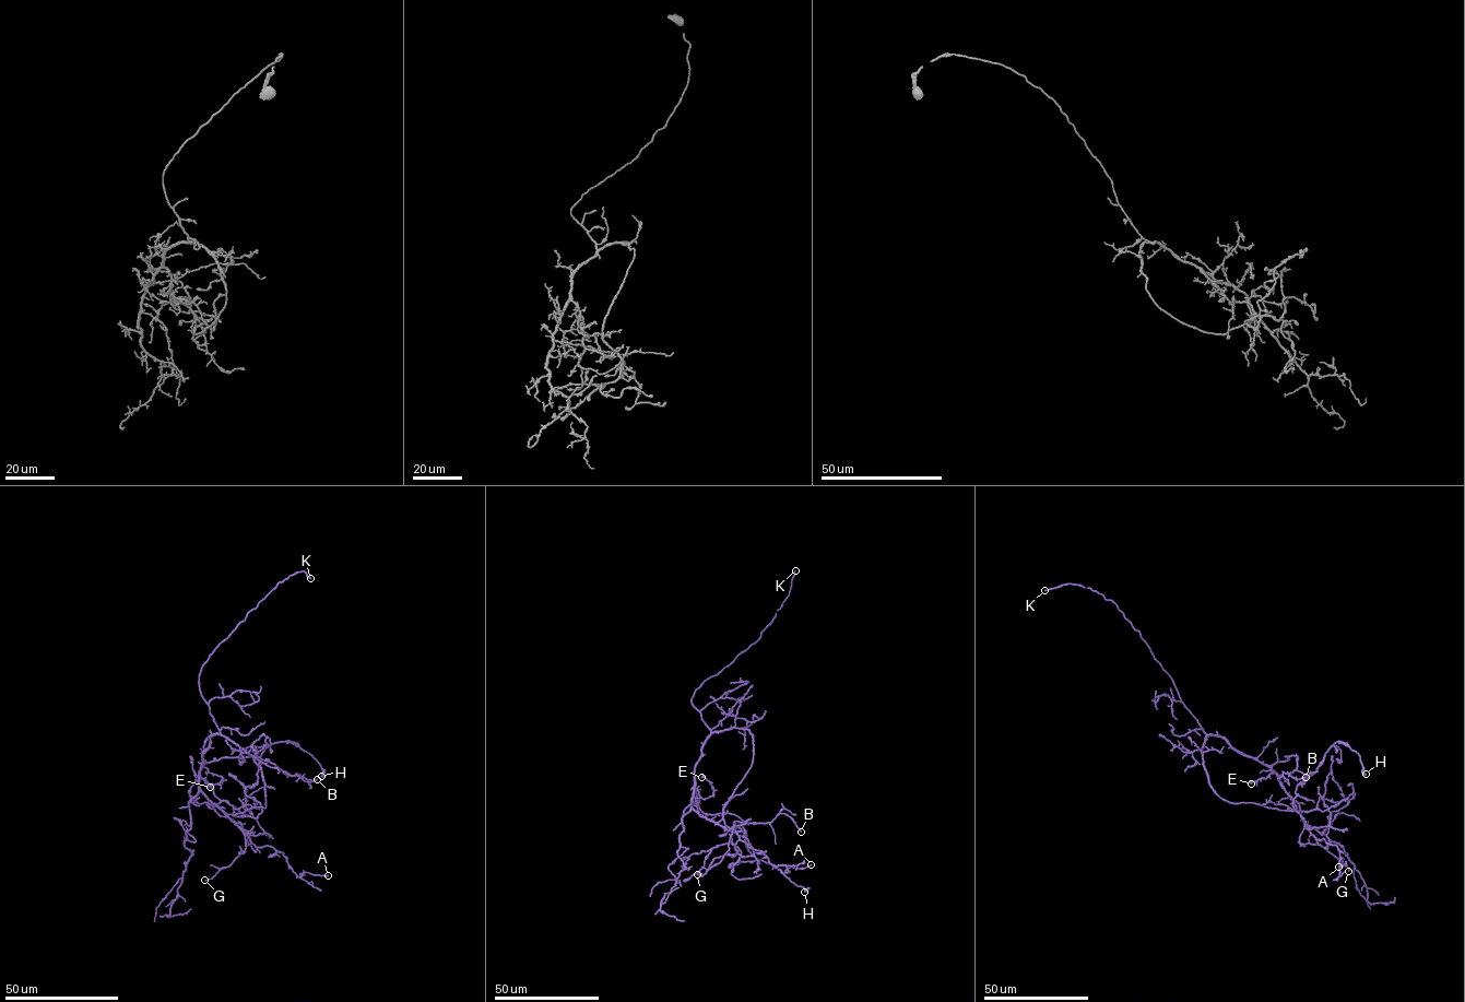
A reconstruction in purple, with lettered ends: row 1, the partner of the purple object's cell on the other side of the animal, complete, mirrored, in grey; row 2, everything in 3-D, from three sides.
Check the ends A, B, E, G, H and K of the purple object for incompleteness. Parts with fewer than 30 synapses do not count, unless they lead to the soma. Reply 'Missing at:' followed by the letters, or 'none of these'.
Missing at: K

